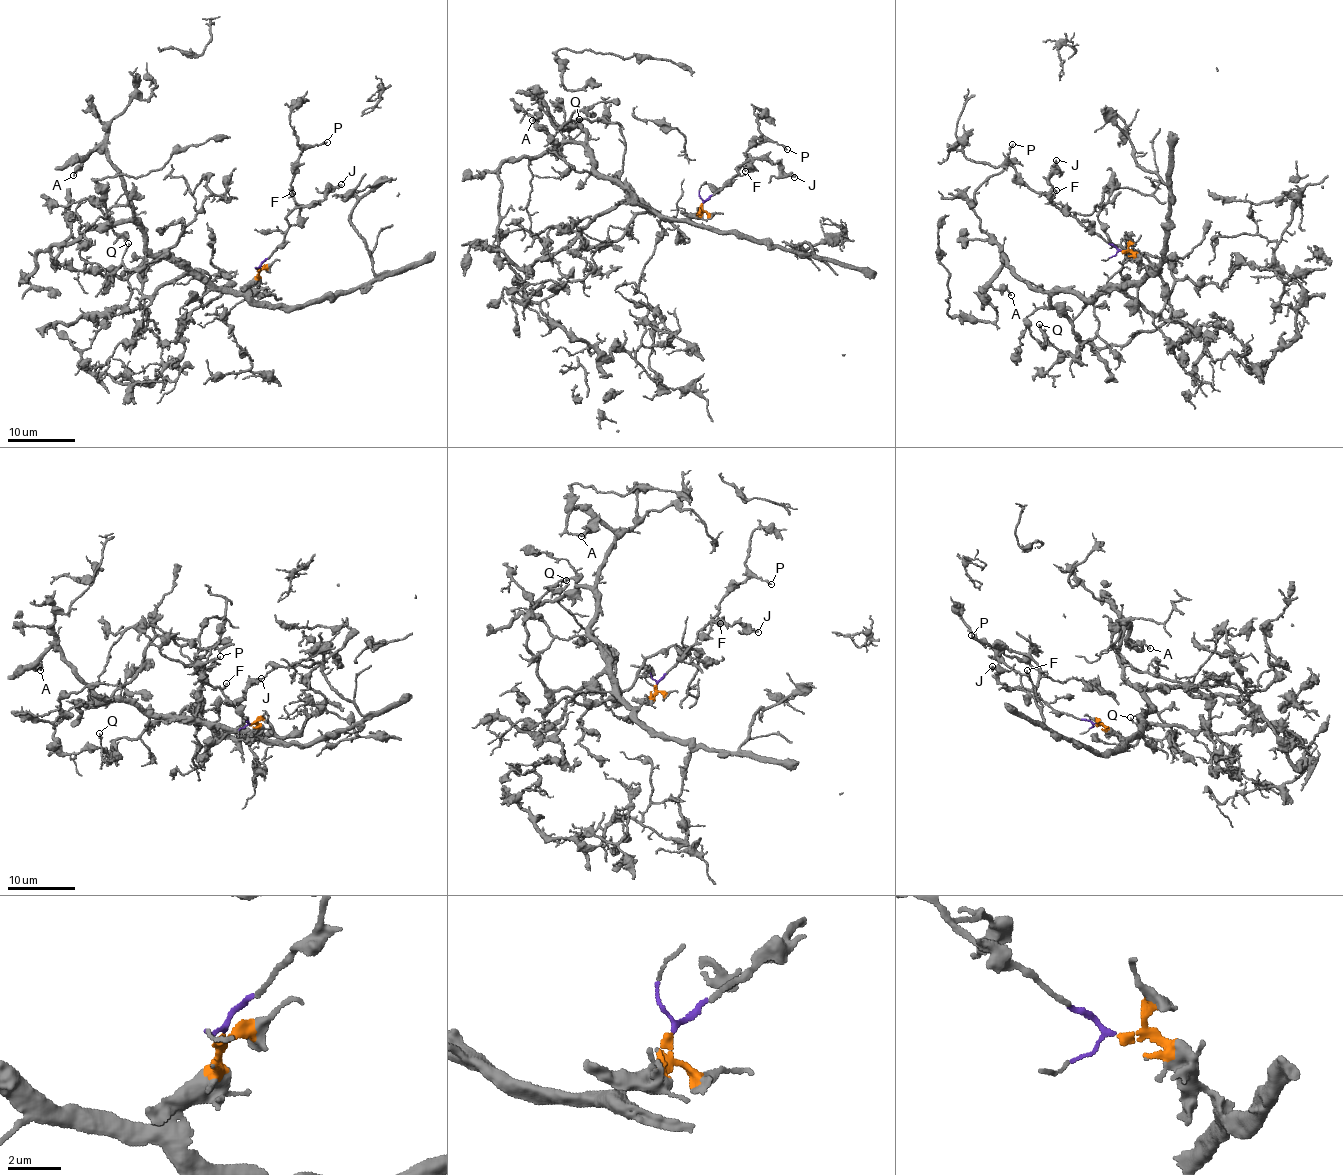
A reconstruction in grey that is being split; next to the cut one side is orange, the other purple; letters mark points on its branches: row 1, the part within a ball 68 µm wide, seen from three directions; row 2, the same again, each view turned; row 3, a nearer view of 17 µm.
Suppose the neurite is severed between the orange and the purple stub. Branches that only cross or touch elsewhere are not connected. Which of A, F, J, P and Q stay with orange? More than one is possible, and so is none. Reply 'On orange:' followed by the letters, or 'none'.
On orange: A, Q

